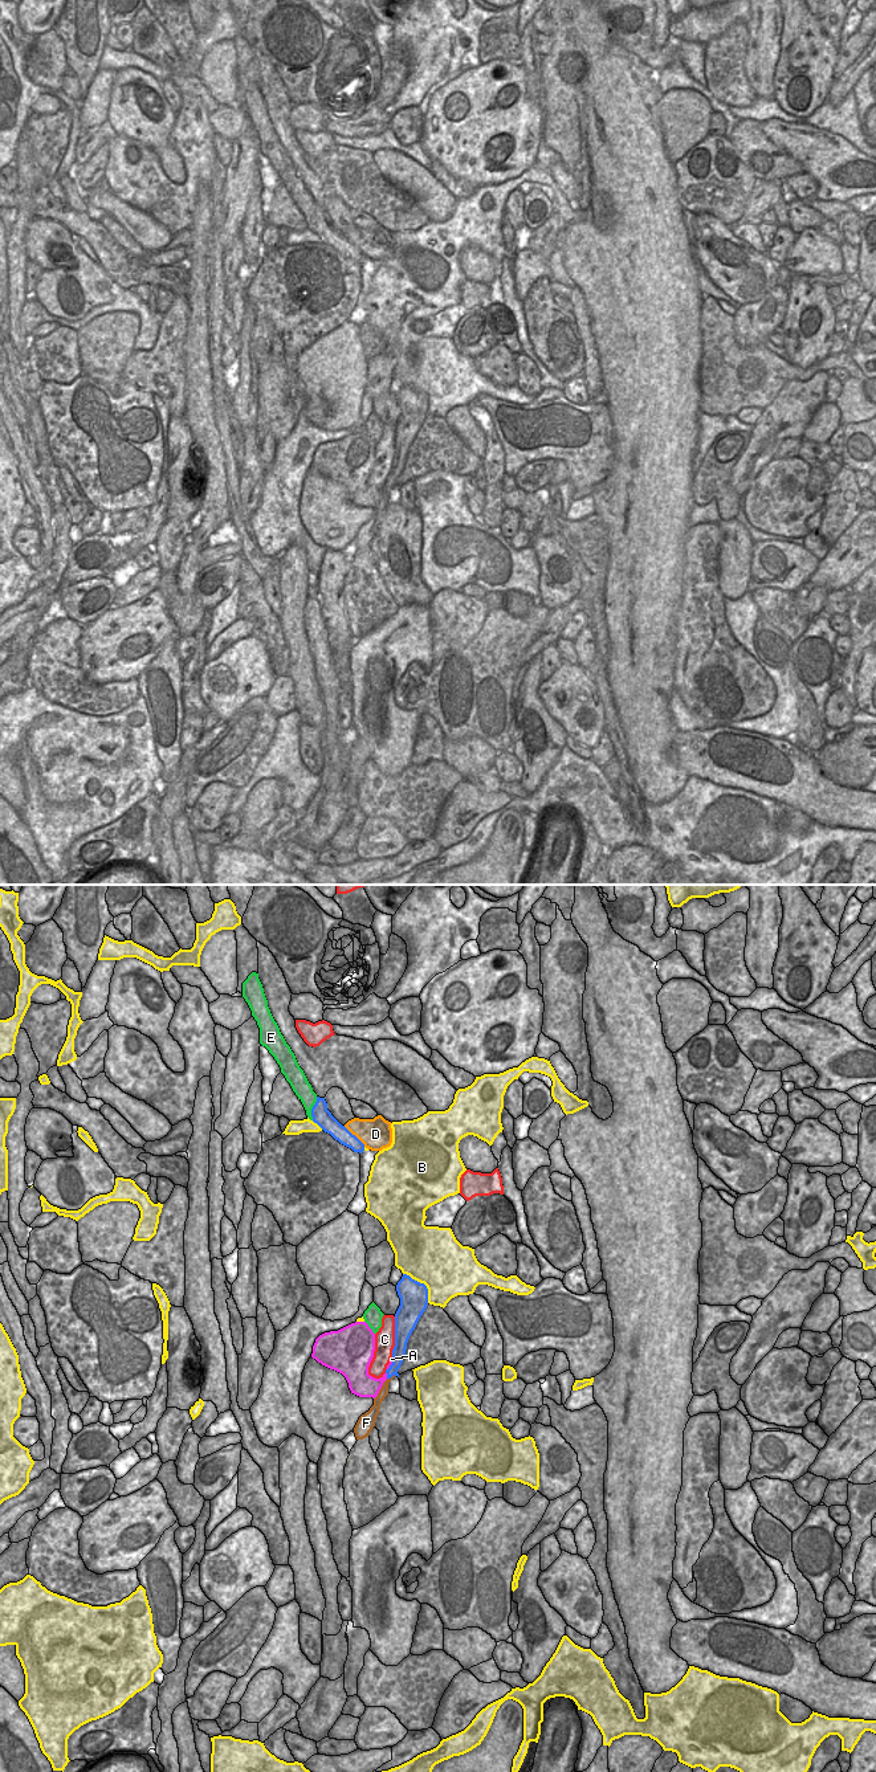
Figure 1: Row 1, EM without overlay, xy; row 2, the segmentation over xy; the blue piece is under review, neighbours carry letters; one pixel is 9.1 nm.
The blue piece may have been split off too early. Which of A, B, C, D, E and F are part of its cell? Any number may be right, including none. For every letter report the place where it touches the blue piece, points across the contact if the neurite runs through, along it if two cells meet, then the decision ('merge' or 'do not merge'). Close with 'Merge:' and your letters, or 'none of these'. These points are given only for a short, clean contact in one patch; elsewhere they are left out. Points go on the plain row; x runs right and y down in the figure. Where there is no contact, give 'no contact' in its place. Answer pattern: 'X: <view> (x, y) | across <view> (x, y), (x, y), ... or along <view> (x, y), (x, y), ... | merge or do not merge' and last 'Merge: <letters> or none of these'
A: xy (387, 485) | do not merge
B: xy (423, 393) | do not merge
C: xy (395, 448) | do not merge
D: xy (354, 245) | do not merge
E: xy (312, 219) | along xy (317, 207), (312, 219), (312, 229) | do not merge
F: xy (391, 486) | across xy (399, 461), (391, 486), (383, 502) | merge
Merge: F

